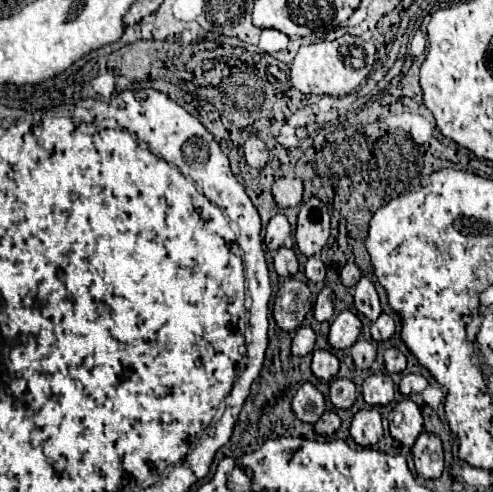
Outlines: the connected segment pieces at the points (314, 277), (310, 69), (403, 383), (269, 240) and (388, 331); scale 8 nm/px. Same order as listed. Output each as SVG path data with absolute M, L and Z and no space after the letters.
M318 256L308 258L308 262L306 262L306 278L312 280L312 282L324 282L324 276L326 276L324 262Z
M342 36L332 42L322 40L310 46L300 46L292 66L290 66L290 80L294 88L298 88L302 94L348 94L370 74L372 66L368 62L374 62L374 46L370 42L364 42L362 38L354 36Z
M406 374L400 380L400 392L404 396L412 394L412 392L422 392L428 386L428 380L422 374Z
M276 214L272 216L272 220L268 222L268 228L266 228L266 236L264 236L264 244L266 248L272 252L272 250L278 250L286 236L290 234L290 222L286 220L284 214Z
M380 314L380 318L378 318L376 322L372 322L370 332L372 332L372 338L374 338L376 342L382 342L382 340L388 340L388 338L396 332L396 324L394 324L392 316Z

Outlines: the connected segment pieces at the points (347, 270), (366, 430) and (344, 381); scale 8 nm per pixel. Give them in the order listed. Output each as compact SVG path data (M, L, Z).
M346 264L342 270L340 270L340 278L342 278L342 282L344 282L344 286L356 286L356 282L360 280L360 276L362 276L362 272L360 272L360 268L356 266L356 264Z
M362 408L354 414L350 434L360 446L372 446L382 436L382 418L376 408Z
M334 378L330 382L330 400L336 408L350 408L356 400L356 384L348 378Z

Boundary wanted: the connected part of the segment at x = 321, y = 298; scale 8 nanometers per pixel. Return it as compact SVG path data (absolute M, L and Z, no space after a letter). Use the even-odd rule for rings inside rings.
M324 286L314 304L314 318L318 322L324 322L330 320L332 314L334 314L334 292L330 286Z

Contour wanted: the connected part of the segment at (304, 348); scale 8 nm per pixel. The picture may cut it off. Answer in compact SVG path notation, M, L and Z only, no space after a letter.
M300 326L292 340L292 354L306 356L314 350L314 330L310 326Z

